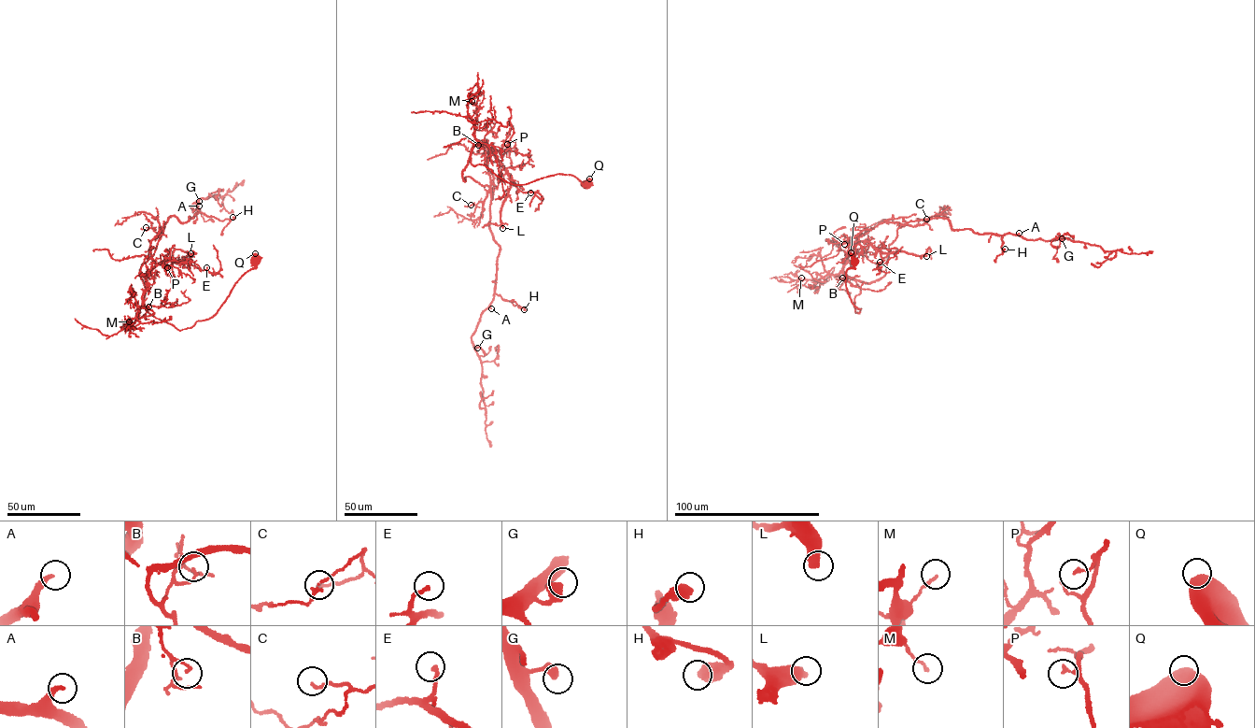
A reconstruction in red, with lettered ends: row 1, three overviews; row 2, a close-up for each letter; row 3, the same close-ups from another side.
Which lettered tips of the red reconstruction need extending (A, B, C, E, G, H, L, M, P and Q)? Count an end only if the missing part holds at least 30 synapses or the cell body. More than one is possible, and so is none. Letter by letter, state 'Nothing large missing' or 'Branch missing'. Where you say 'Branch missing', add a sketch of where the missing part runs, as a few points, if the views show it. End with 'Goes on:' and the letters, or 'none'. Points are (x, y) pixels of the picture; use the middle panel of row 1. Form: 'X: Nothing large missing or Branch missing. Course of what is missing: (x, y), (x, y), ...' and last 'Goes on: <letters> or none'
A: Branch missing. Course of what is missing: (491, 308), (503, 313), (509, 326), (504, 324)
B: Nothing large missing
C: Nothing large missing
E: Nothing large missing
G: Nothing large missing
H: Nothing large missing
L: Branch missing. Course of what is missing: (502, 228), (505, 238), (521, 262), (518, 278), (526, 283)
M: Nothing large missing
P: Nothing large missing
Q: Nothing large missing
Goes on: A, L

